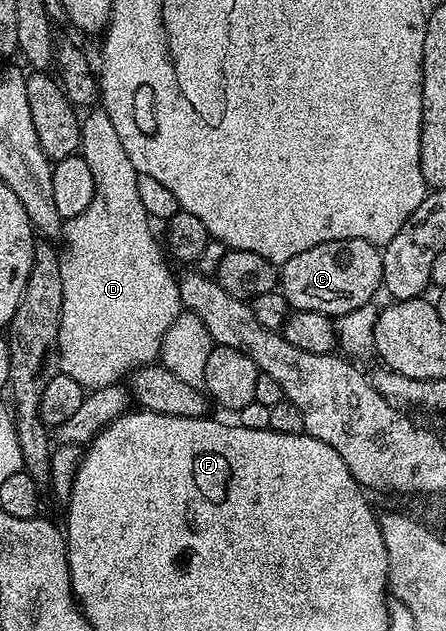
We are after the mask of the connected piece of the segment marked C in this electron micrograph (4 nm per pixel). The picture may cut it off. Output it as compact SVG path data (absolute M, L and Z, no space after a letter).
M340 239L308 247L300 255L292 255L280 266L280 292L286 297L291 310L320 311L332 318L356 311L375 300L374 292L382 289L382 249L364 239Z

